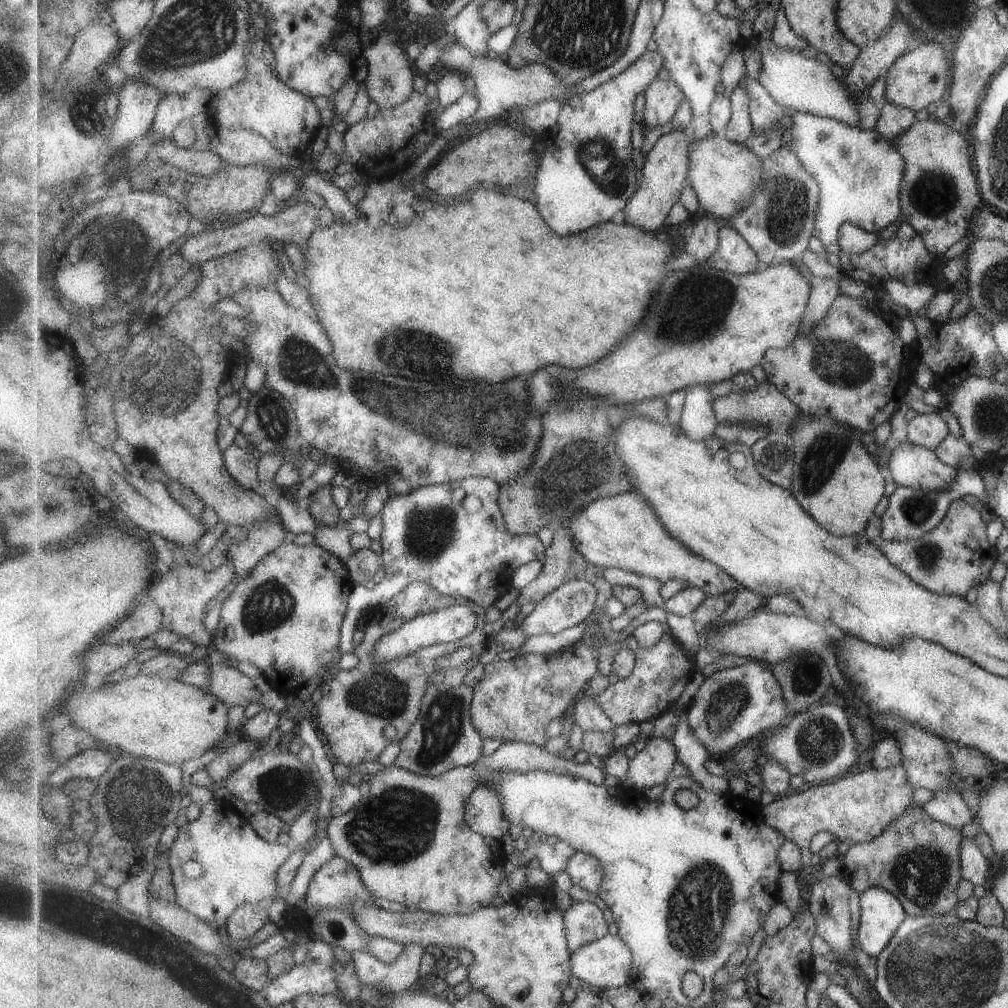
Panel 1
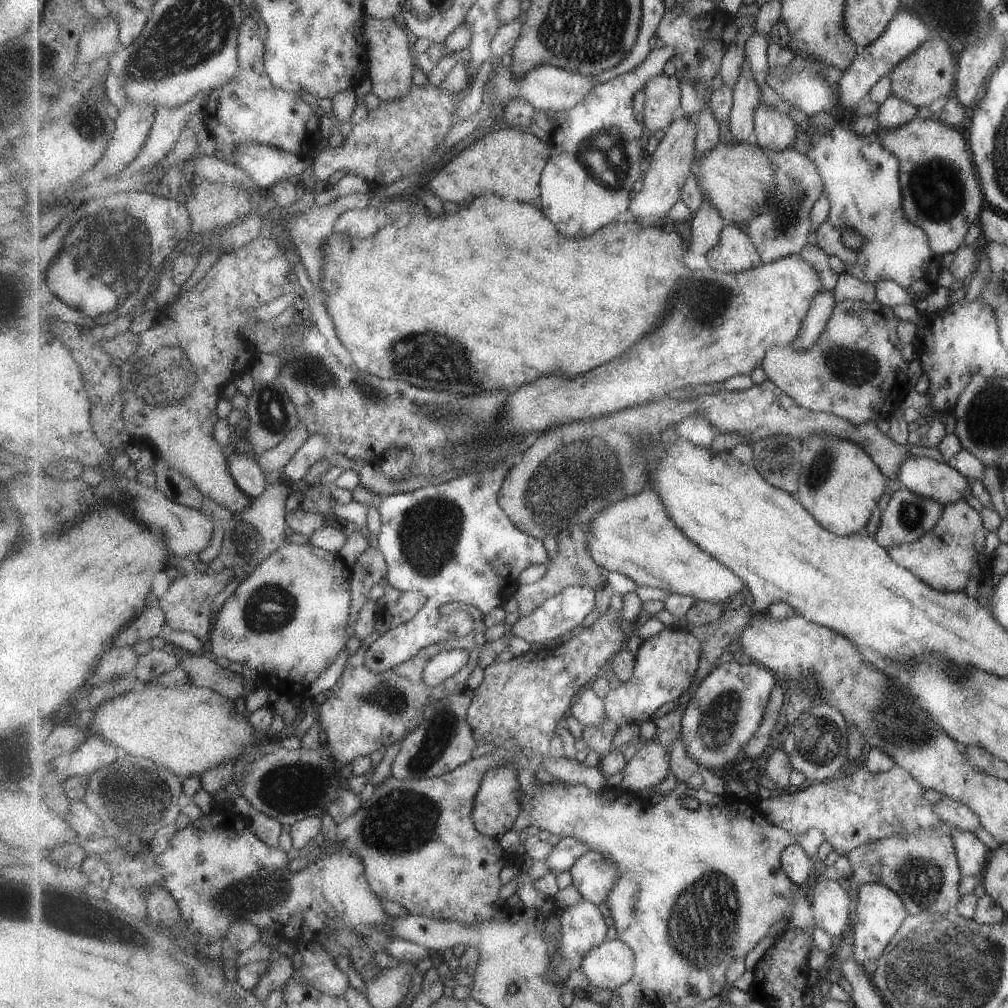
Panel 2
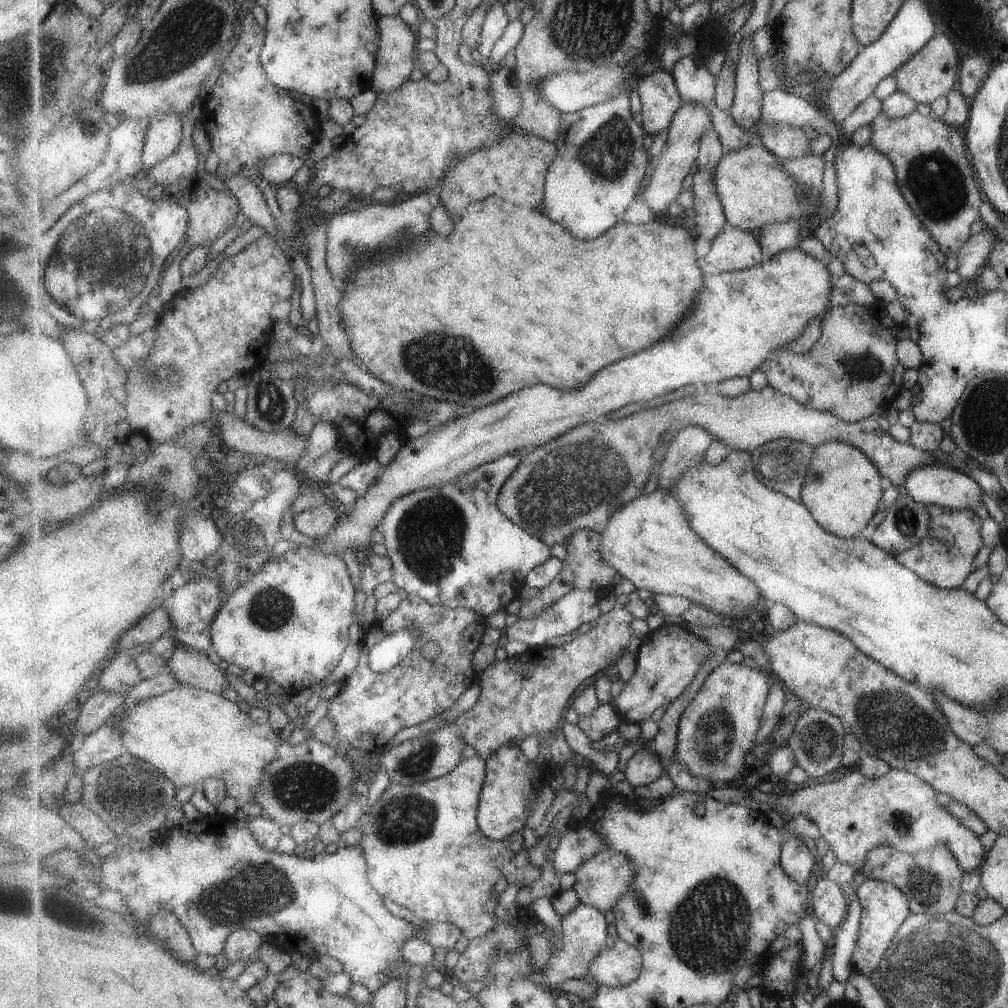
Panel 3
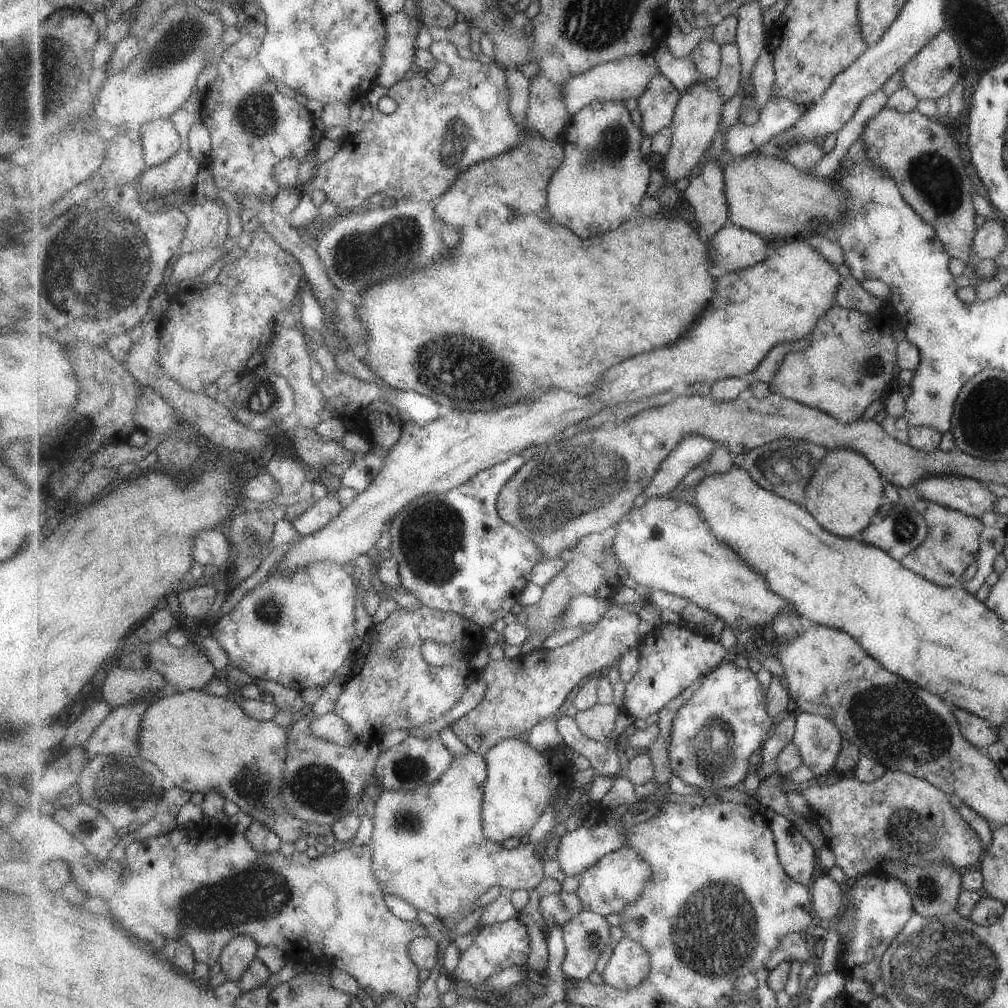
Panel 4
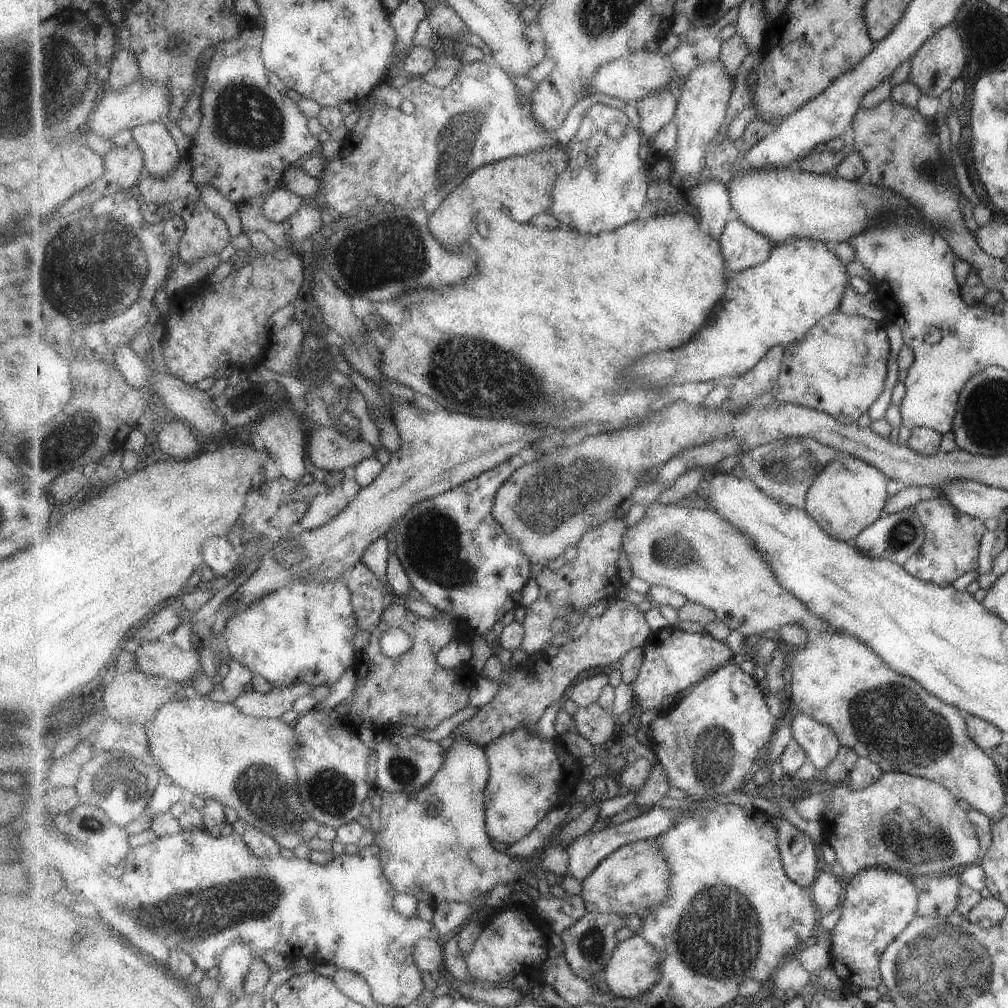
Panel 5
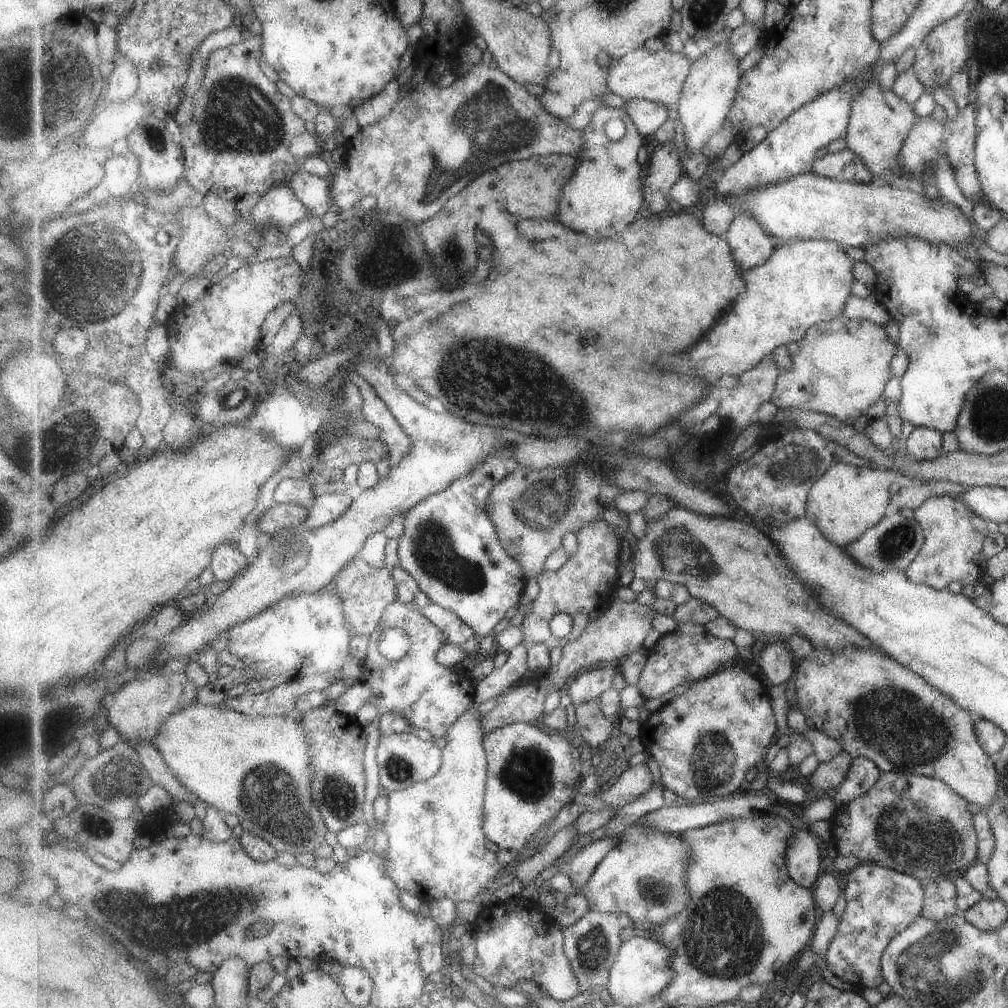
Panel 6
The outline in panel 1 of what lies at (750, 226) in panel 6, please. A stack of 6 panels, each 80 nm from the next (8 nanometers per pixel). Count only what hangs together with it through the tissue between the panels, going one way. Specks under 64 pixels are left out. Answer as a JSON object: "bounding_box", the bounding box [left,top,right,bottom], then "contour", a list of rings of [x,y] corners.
{"bounding_box":[707,224,762,275],"contour":[[[725,224],[720,237],[720,247],[708,258],[707,264],[736,275],[749,274],[762,267],[758,254],[740,232]]]}

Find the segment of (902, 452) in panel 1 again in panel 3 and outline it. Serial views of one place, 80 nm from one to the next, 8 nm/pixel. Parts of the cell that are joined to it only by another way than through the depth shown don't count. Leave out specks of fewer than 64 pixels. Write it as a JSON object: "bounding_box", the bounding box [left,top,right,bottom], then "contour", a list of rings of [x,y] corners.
{"bounding_box":[903,462,984,510],"contour":[[[939,462],[912,470],[903,486],[908,492],[907,494],[913,497],[913,500],[928,506],[937,505],[950,509],[973,510],[980,502],[983,504],[984,500],[983,490],[976,483],[976,480]]]}

